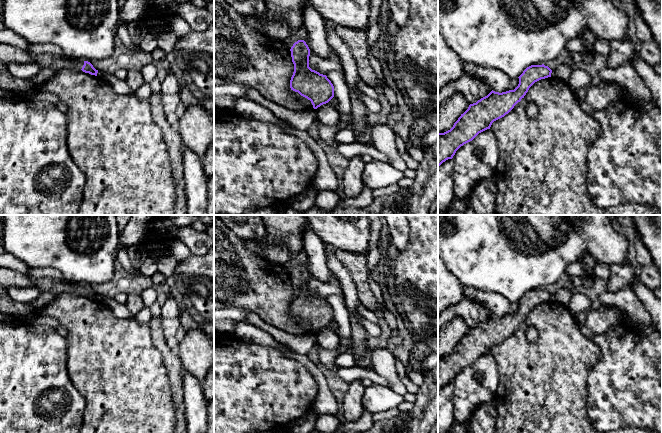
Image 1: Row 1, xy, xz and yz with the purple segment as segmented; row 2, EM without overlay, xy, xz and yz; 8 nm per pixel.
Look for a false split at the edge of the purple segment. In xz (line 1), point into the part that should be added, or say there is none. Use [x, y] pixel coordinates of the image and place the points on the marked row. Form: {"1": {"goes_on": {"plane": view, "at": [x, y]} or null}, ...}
{"1": {"goes_on": null}}

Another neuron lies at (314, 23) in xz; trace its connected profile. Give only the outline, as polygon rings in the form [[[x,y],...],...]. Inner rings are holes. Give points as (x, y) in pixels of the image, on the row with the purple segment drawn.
[[[311,5],[303,9],[303,26],[308,32],[309,49],[322,58],[329,57],[331,47],[327,43],[325,20]]]

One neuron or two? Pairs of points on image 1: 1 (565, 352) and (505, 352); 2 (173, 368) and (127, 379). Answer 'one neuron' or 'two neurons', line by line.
1: one neuron
2: two neurons

